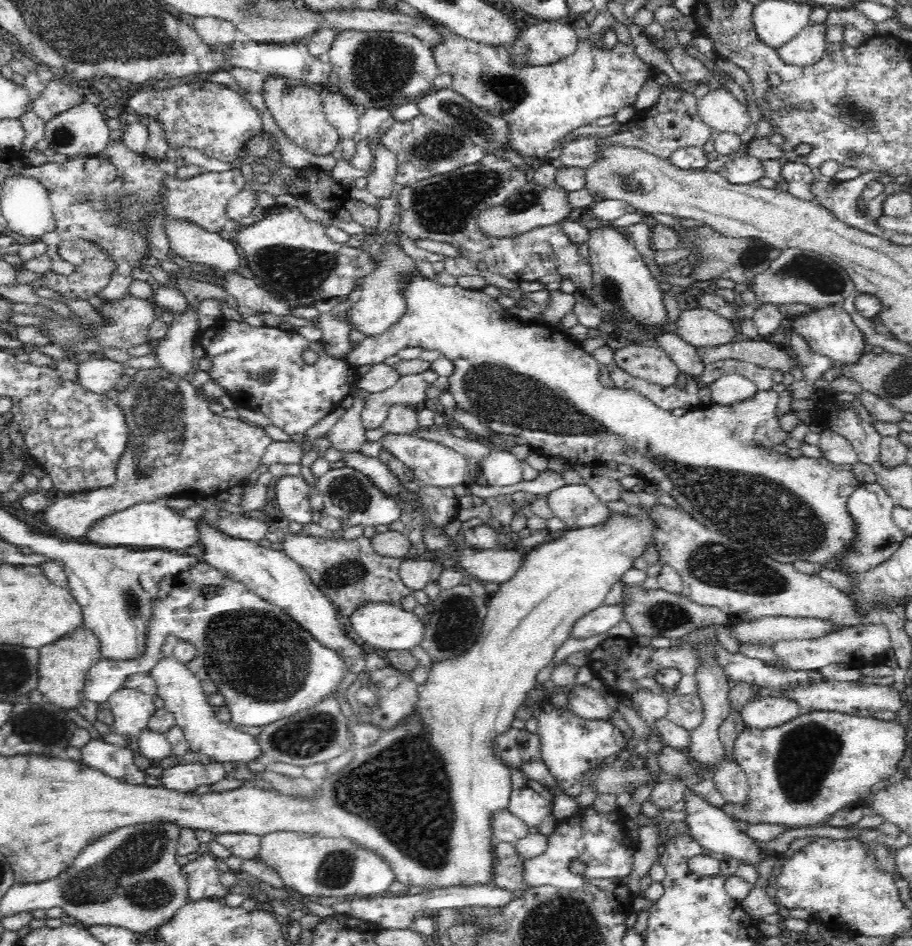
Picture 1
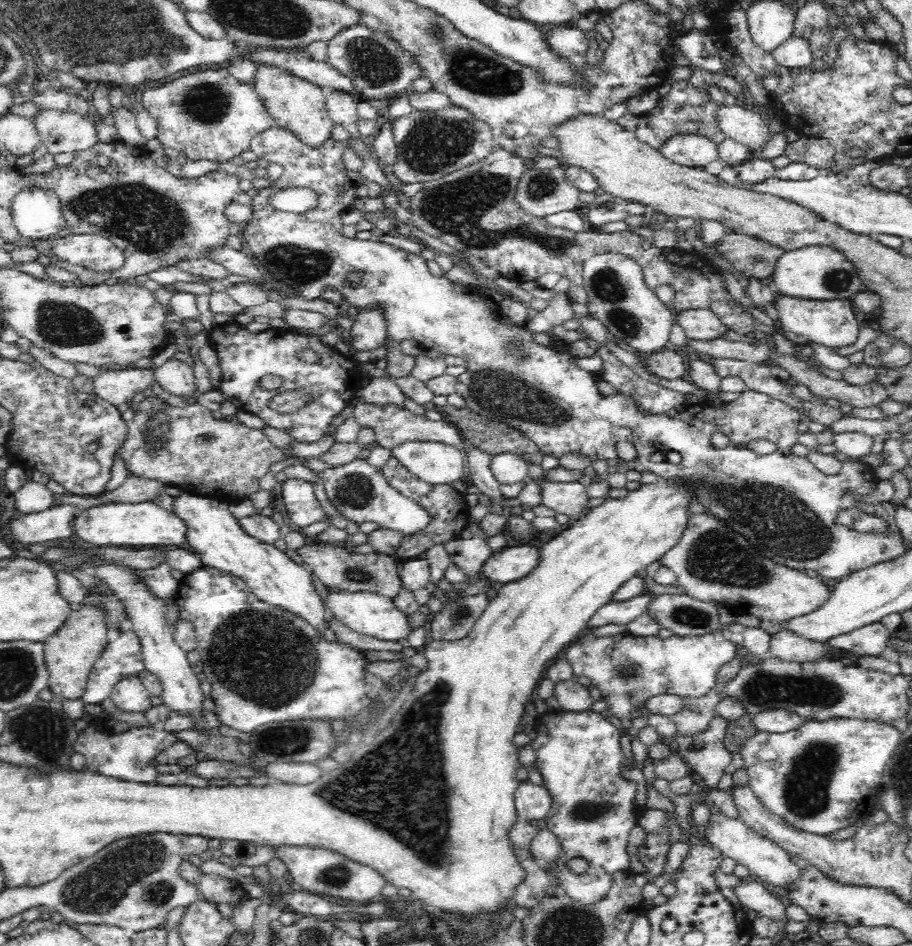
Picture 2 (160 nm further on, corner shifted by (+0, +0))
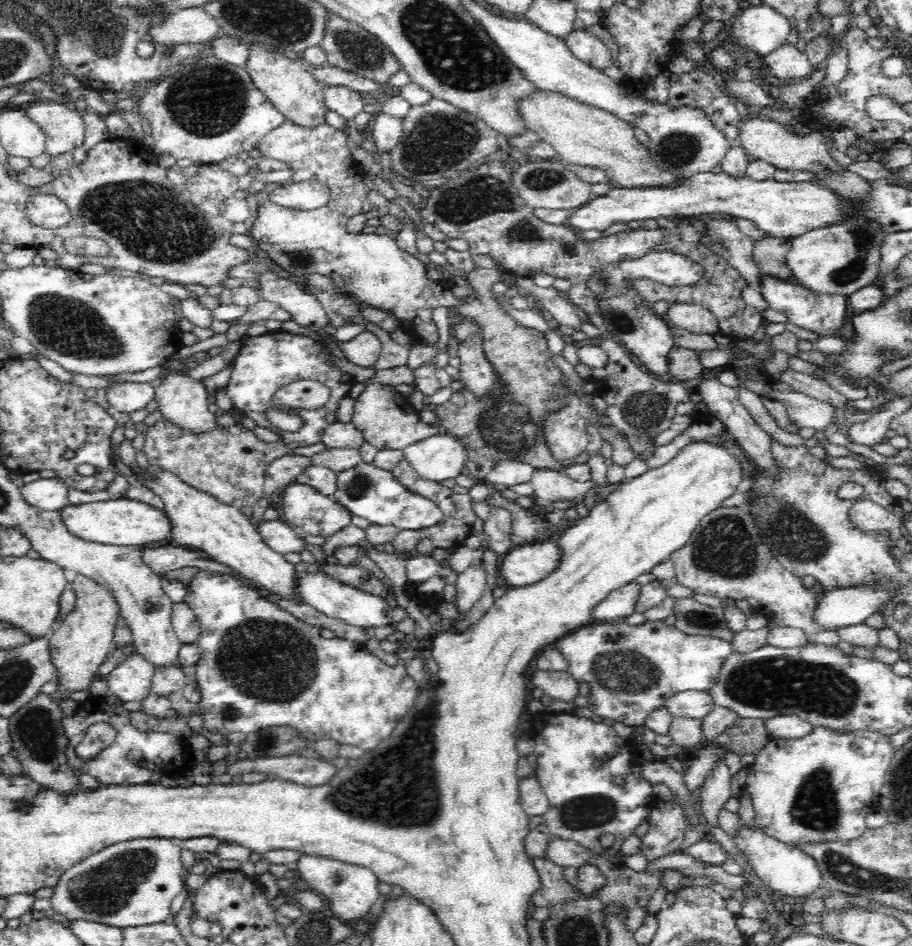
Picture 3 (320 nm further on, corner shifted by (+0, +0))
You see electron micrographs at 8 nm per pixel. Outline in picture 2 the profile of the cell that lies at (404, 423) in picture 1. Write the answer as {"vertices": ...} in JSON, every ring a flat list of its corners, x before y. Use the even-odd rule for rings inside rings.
{"vertices":[[372,377,372,382,365,387,360,387,355,392,355,399,360,402,391,404,396,408,404,408,406,395,402,389,397,388,391,378]]}

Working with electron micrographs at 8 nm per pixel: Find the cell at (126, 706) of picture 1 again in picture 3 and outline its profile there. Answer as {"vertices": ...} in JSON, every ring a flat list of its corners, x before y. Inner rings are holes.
{"vertices":[[141,654,124,660,116,670,108,674,109,693,122,702,142,702,151,694,154,667]]}

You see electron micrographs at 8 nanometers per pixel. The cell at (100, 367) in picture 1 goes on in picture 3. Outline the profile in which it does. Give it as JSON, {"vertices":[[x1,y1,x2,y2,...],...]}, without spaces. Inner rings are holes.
{"vertices":[[117,382,106,388,105,395,111,410,130,414,155,399,155,388,150,382]]}

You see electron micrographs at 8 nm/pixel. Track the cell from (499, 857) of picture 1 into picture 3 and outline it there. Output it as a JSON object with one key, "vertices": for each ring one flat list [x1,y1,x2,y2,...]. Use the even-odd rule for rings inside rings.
{"vertices":[[544,856,531,857,529,861,541,880,540,886,529,896,529,904,542,907,580,898,575,887,565,879,563,867,546,860]]}

